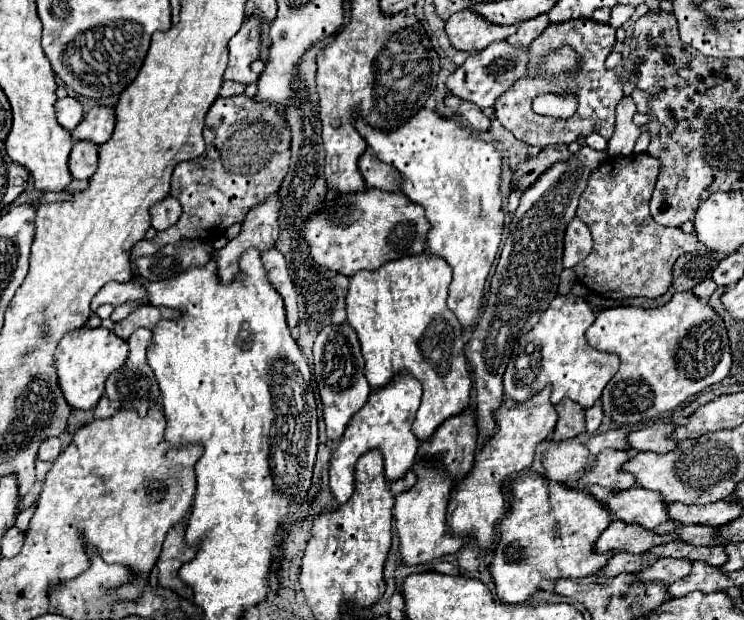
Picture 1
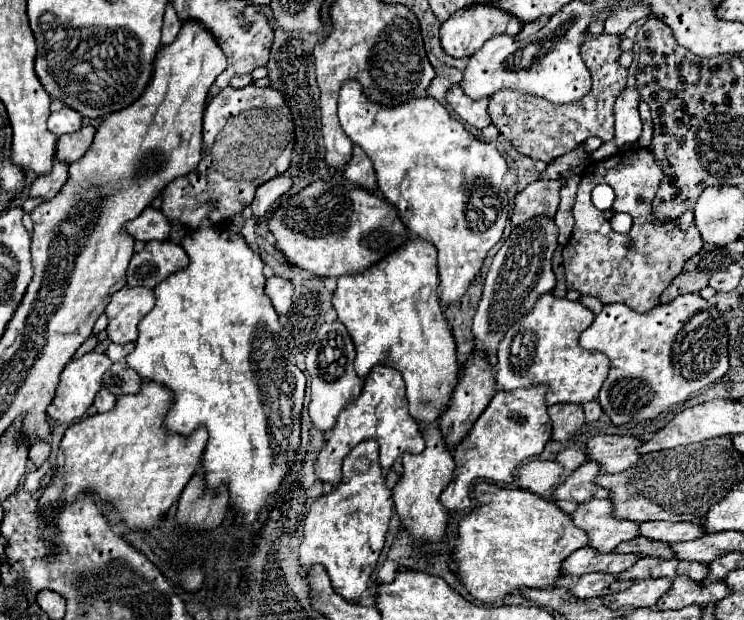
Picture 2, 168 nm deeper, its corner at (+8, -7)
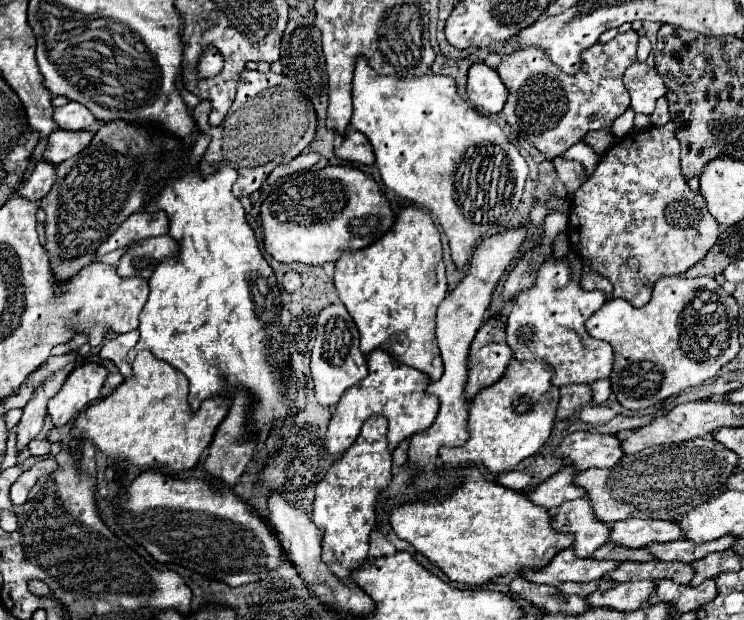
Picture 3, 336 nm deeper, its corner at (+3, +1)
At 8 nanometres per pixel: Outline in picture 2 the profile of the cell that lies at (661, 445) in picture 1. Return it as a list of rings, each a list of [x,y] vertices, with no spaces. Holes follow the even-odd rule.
[[[592,436],[588,440],[588,458],[596,460],[604,472],[624,472],[638,464],[642,440],[636,436]]]

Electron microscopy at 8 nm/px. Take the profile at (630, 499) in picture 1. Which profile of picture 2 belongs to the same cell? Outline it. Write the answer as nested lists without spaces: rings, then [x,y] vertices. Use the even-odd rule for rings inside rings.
[[[610,498],[580,504],[572,514],[572,520],[588,534],[590,546],[598,552],[612,552],[620,542],[640,536],[640,524],[614,516],[614,504]]]

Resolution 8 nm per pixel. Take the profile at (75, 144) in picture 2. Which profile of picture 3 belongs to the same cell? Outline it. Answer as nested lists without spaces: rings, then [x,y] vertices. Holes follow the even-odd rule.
[[[55,130],[49,136],[47,148],[43,152],[43,160],[49,164],[61,164],[67,158],[79,154],[89,142],[93,134],[91,132],[65,132],[65,130]]]

